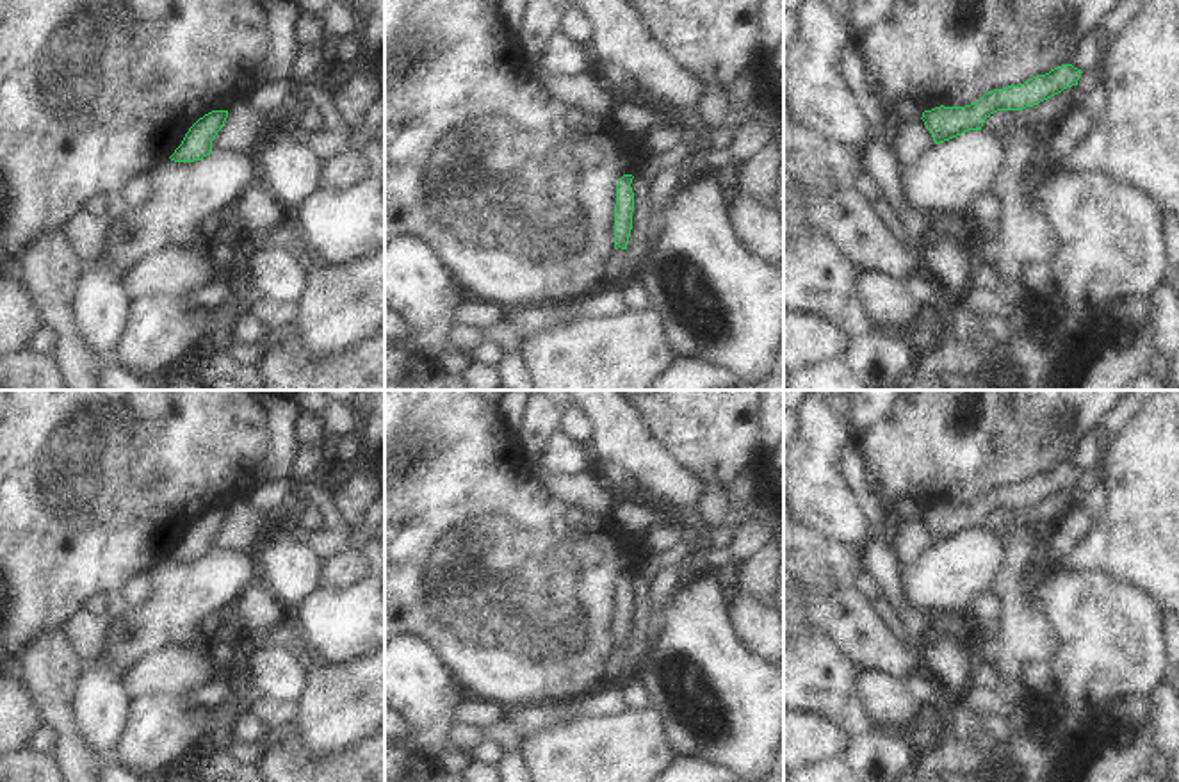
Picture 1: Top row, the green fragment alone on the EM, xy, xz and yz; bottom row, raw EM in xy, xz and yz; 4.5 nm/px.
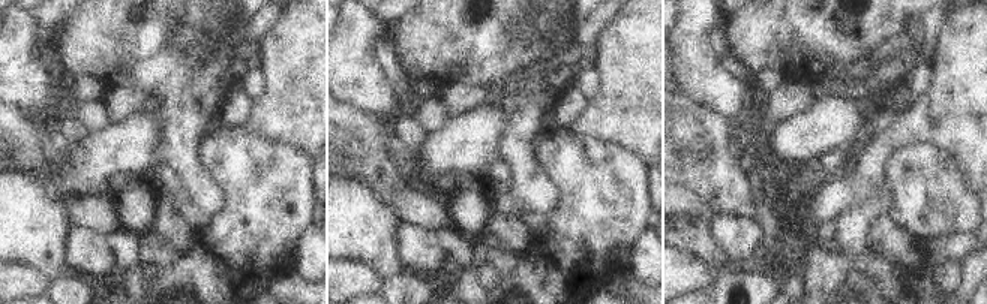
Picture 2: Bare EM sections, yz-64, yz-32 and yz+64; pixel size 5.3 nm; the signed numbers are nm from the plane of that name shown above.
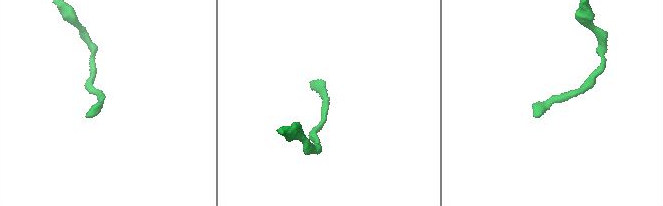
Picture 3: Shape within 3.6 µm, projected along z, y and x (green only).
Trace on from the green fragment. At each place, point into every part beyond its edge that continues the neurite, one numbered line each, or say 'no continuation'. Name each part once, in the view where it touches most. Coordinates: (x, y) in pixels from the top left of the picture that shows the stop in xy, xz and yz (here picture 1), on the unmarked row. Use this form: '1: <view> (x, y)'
no continuation

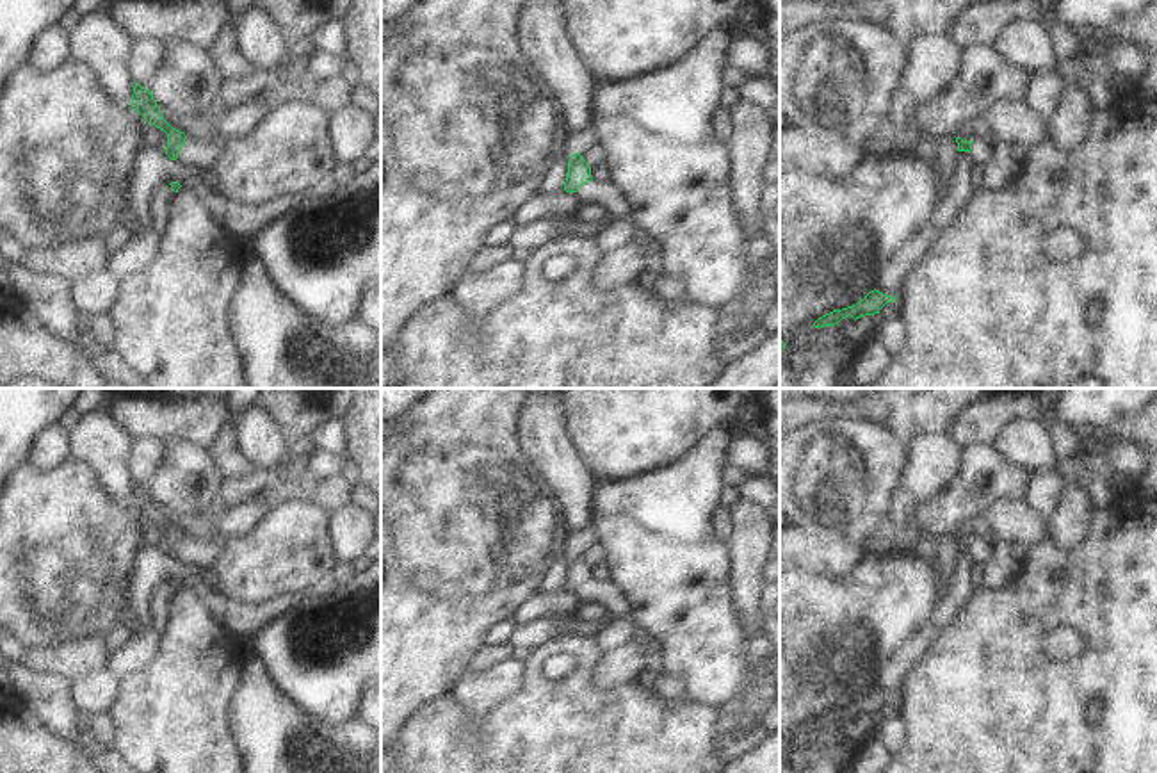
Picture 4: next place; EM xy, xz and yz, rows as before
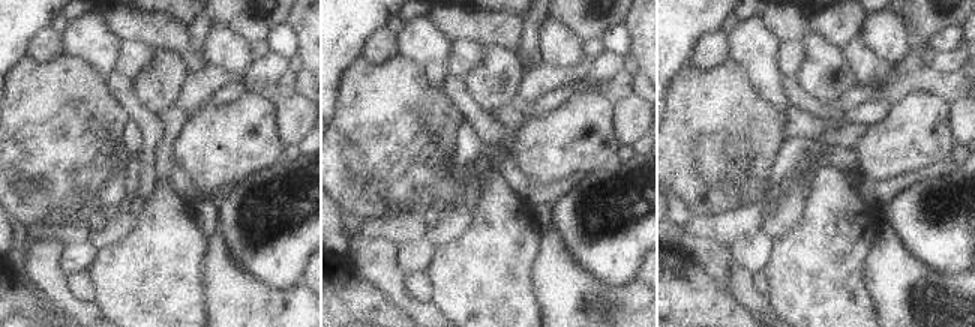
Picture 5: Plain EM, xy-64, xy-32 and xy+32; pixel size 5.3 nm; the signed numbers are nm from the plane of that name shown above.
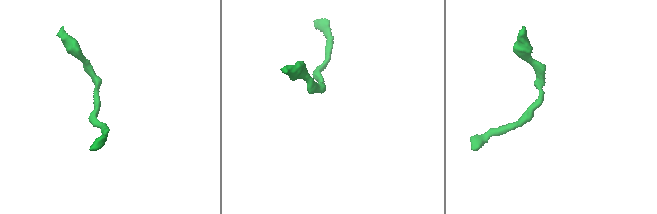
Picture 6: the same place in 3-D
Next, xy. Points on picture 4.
1: xy (202, 553)

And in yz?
1: yz (983, 551)

